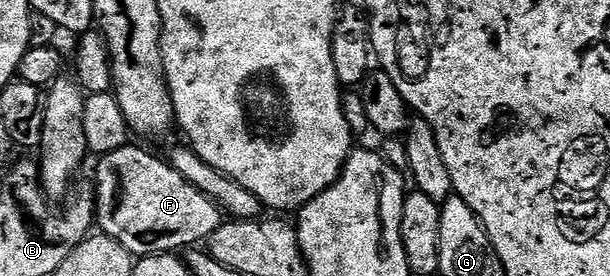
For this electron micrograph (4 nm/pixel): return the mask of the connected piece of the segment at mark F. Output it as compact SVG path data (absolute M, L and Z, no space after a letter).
M127 146L112 150L112 154L101 157L97 163L98 173L95 174L94 180L98 185L93 185L92 188L96 197L97 227L105 235L120 242L120 246L124 246L124 250L128 250L135 258L174 254L179 250L201 245L209 241L211 234L224 222L222 209L200 190L196 190L196 186L192 186L192 182L188 182L188 178L178 173L163 157L161 160L142 148Z

